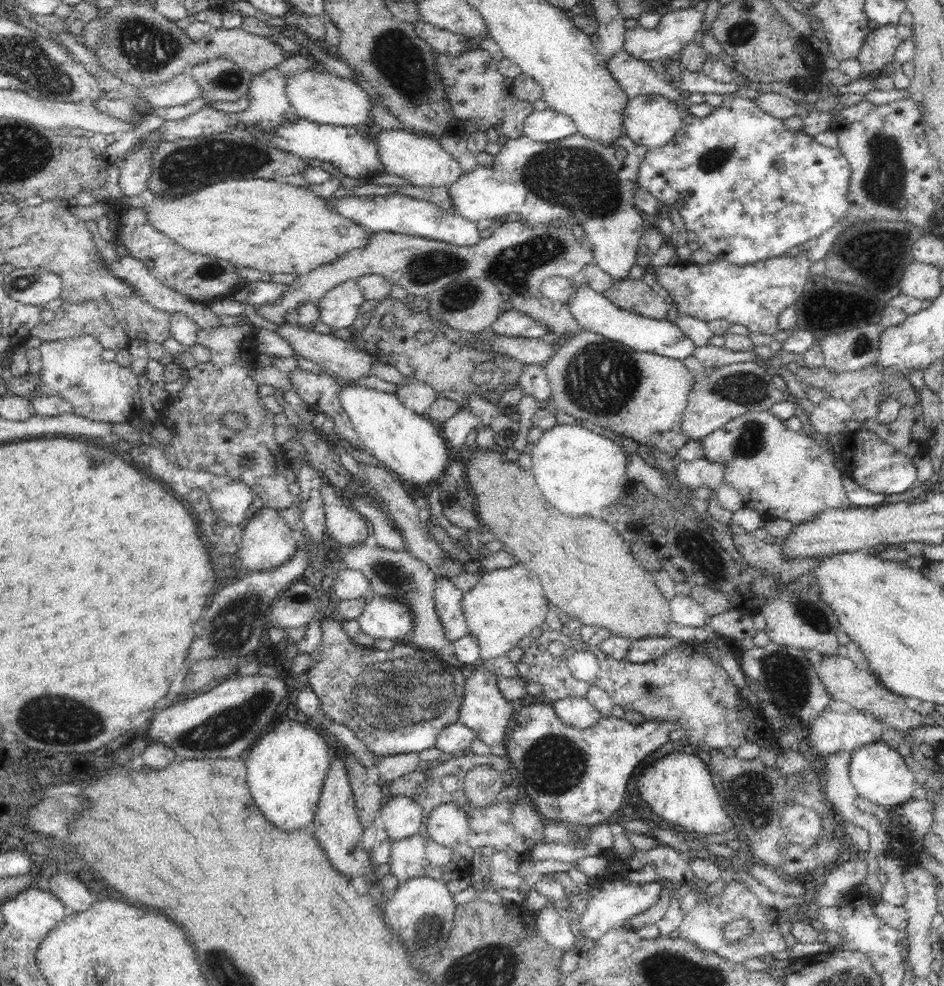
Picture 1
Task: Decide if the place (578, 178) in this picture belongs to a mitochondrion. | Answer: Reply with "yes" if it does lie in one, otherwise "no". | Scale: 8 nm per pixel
yes

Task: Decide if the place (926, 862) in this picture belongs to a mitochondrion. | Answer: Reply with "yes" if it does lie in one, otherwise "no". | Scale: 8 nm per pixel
no

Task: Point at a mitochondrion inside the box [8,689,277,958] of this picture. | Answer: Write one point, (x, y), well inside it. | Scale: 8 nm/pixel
(52, 721)

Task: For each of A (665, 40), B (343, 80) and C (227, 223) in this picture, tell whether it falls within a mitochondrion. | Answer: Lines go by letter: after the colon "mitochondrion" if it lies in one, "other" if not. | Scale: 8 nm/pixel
A: other
B: other
C: other

